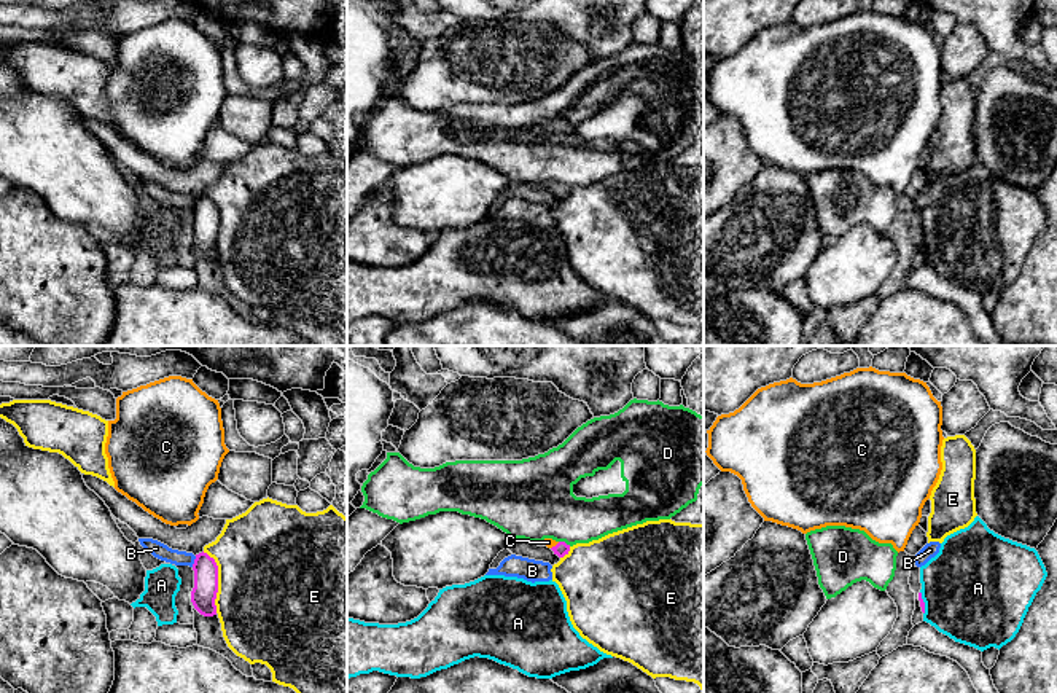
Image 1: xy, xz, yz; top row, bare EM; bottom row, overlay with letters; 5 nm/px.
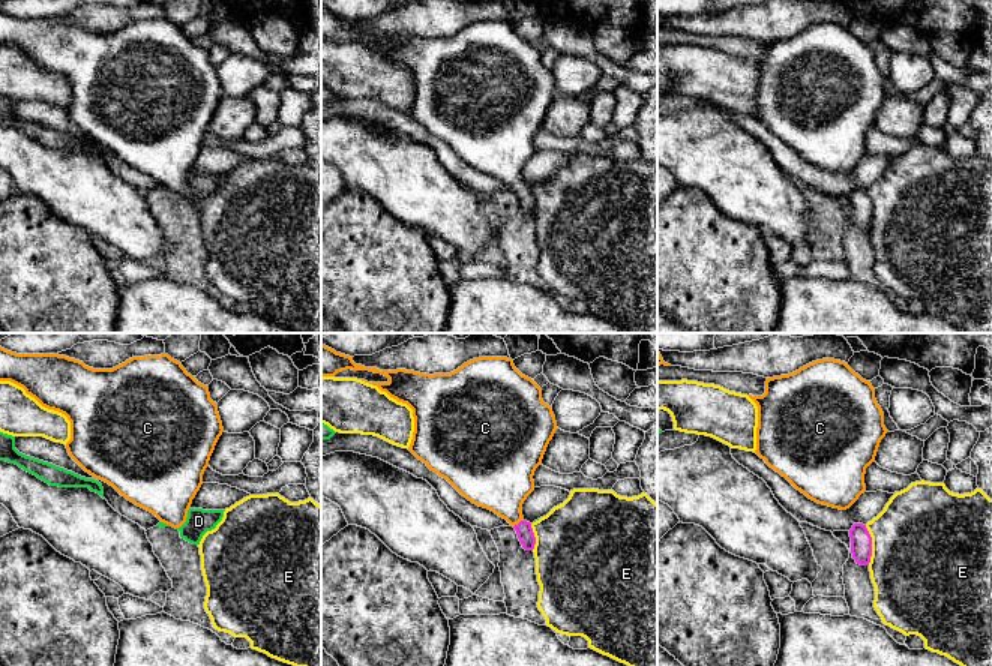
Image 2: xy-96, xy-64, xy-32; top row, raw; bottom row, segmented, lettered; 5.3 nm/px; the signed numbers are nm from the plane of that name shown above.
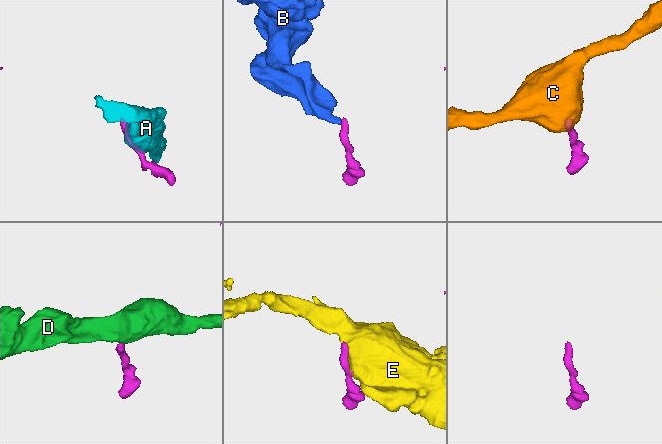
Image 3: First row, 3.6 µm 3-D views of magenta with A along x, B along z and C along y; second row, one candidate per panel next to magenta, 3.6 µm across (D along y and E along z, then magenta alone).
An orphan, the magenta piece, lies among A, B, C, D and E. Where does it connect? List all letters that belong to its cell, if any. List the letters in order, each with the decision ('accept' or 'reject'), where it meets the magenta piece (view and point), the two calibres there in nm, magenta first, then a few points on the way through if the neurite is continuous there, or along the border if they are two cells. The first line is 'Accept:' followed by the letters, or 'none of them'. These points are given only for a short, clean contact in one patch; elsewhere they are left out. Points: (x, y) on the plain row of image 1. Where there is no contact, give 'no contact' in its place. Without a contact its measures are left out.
Accept: C
A: reject; contact yz (924, 246); calibres 30 and 500 nm
B: reject; contact xy (195, 204); calibres 130 and 80 nm; border xy (196, 199), (191, 209)
C: accept; contact xz (556, 188); calibres 70 and 50 nm
D: reject; contact xz (564, 185); calibres 70 and 380 nm
E: reject; contact xy (217, 223); calibres 130 and 500 nm

